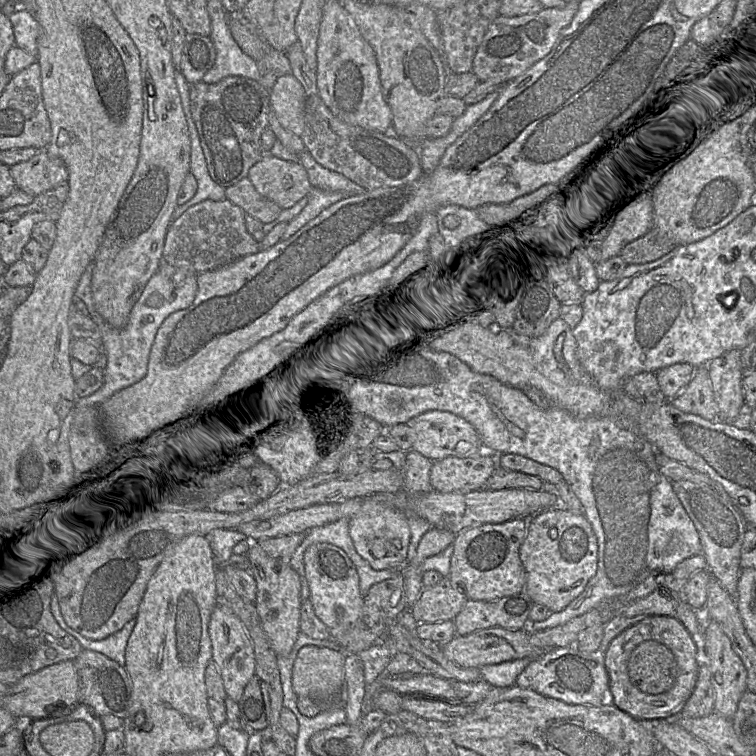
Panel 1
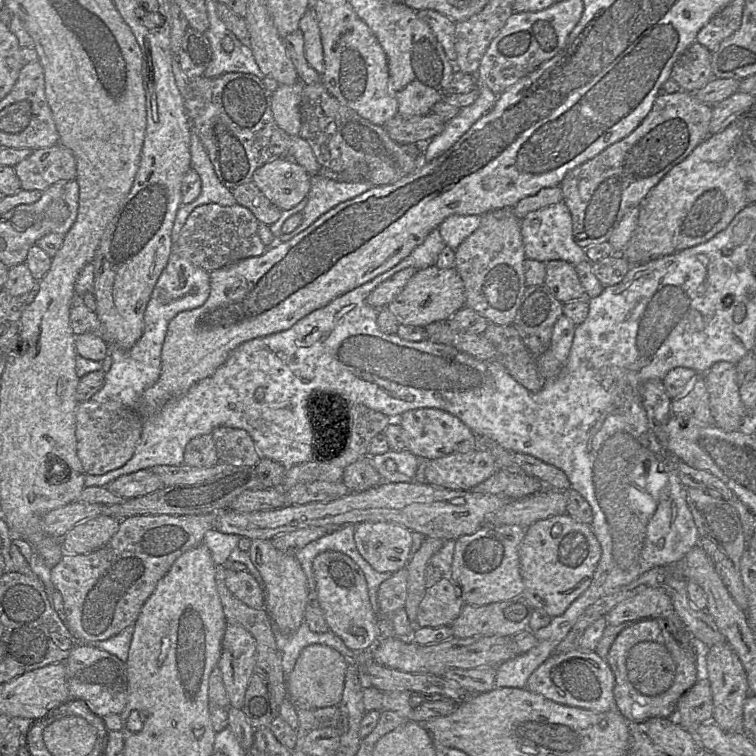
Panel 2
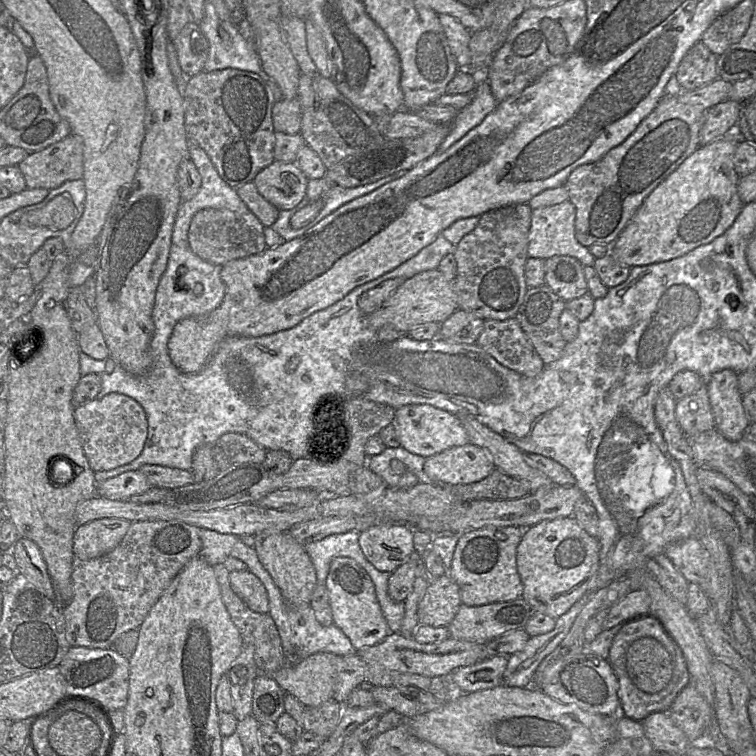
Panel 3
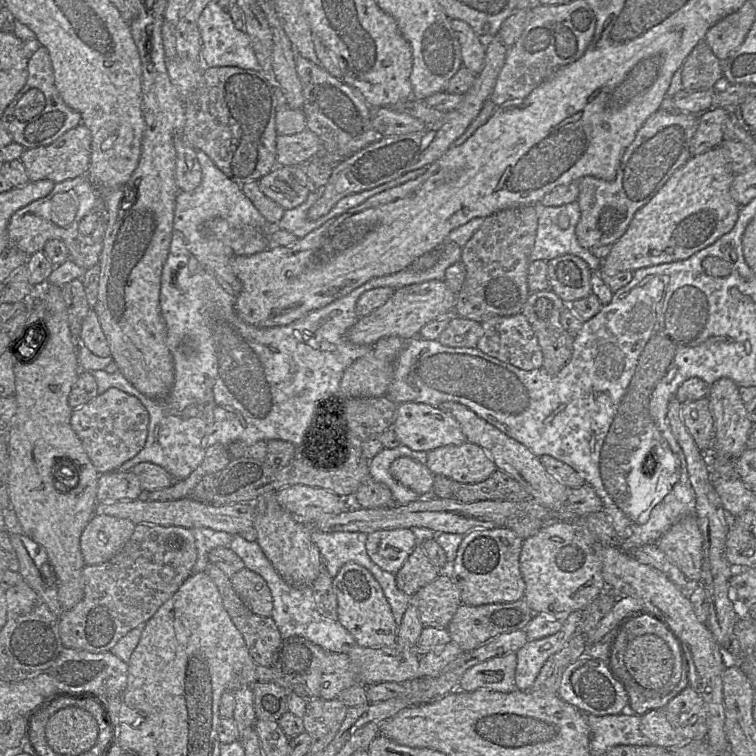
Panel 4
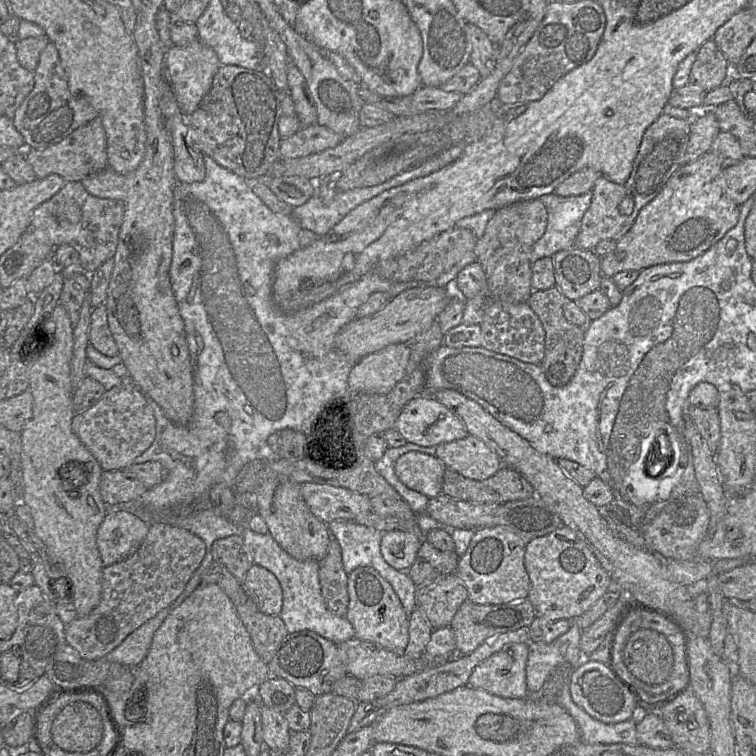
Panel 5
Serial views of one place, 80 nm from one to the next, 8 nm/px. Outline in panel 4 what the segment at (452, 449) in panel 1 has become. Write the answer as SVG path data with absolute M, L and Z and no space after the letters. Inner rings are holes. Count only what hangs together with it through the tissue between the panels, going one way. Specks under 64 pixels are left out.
M404 402L398 404L396 419L391 427L402 445L414 451L430 452L448 445L461 445L466 442L459 422L441 407L425 403Z

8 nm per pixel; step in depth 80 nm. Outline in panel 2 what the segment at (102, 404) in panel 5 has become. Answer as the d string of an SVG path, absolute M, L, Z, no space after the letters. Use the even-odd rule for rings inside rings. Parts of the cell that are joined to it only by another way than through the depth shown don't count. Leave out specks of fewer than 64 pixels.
M85 401L76 408L77 455L89 475L103 475L125 465L134 455L143 429L143 418L118 401Z

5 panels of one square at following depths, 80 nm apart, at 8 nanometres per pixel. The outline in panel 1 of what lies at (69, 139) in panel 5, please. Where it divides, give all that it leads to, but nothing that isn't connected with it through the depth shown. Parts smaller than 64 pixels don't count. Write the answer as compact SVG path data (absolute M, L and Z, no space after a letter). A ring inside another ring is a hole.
M45 149L27 161L10 166L9 171L16 188L33 197L68 180L68 170L63 161L50 156Z

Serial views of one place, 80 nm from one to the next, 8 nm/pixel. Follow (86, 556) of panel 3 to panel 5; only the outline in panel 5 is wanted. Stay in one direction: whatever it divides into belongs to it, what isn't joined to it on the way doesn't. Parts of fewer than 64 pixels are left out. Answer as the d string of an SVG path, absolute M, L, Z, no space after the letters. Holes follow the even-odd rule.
M109 508L96 536L103 565L120 562L133 554L148 531L149 525L138 516L121 509Z

